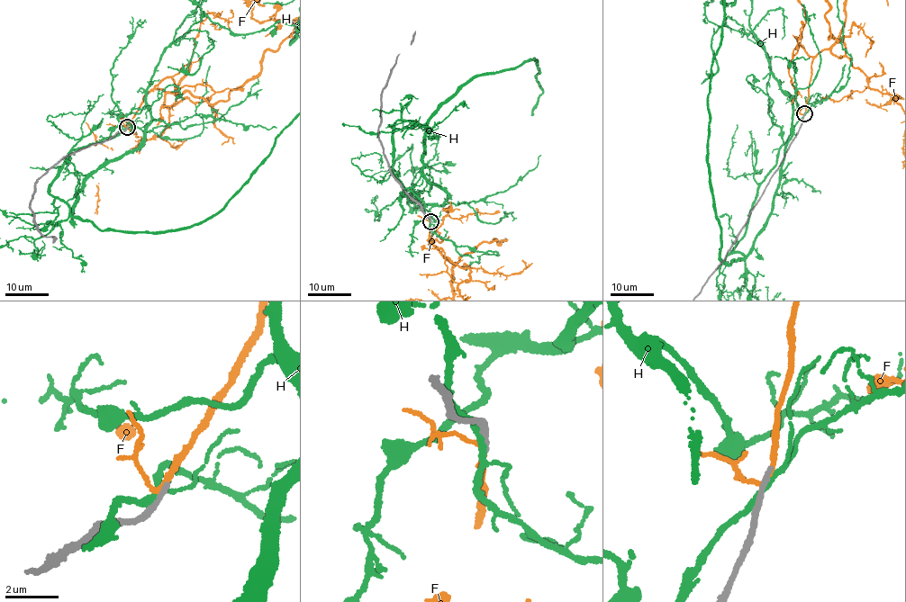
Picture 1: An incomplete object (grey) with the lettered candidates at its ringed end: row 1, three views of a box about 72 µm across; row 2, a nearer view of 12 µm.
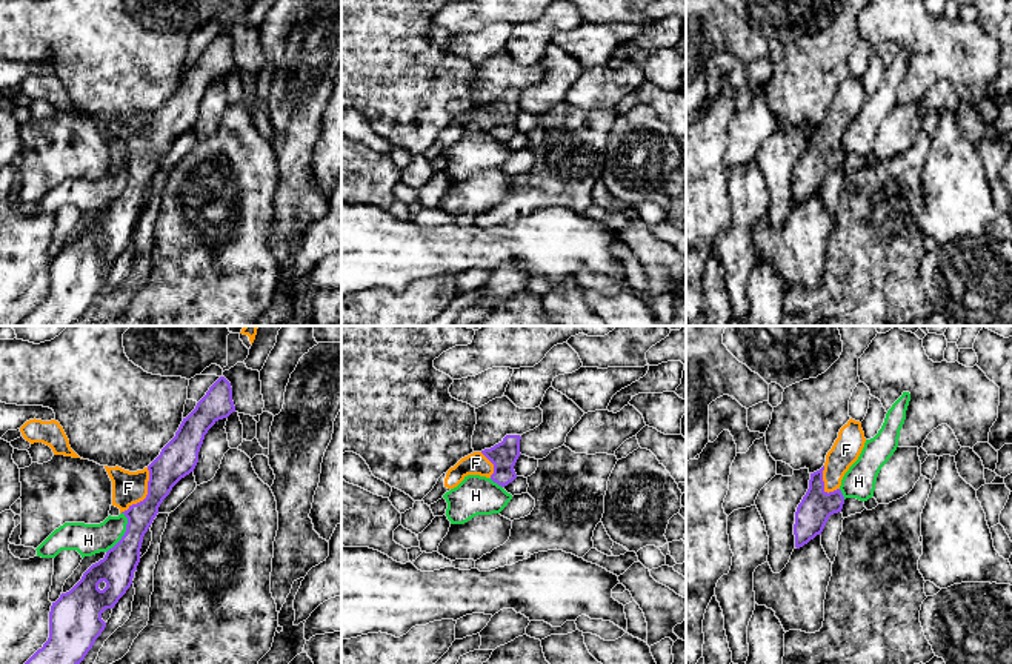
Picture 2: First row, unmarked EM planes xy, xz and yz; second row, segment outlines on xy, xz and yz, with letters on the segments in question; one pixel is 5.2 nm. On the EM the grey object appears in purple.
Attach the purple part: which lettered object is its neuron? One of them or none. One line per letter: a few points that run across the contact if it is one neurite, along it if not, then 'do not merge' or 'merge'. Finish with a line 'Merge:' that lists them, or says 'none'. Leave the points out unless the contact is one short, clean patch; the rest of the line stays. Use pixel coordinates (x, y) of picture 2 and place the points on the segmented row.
F: merge
H: do not merge
Merge: F

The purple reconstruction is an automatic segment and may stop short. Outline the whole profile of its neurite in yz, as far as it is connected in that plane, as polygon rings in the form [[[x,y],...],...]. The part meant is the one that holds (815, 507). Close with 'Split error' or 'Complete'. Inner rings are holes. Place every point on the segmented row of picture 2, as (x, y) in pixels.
[[[849,420],[838,432],[824,466],[811,473],[809,489],[795,512],[795,547],[800,549],[821,535],[831,515],[841,512],[844,496],[840,490],[841,480],[858,460],[866,438],[861,423]]]. Split error

